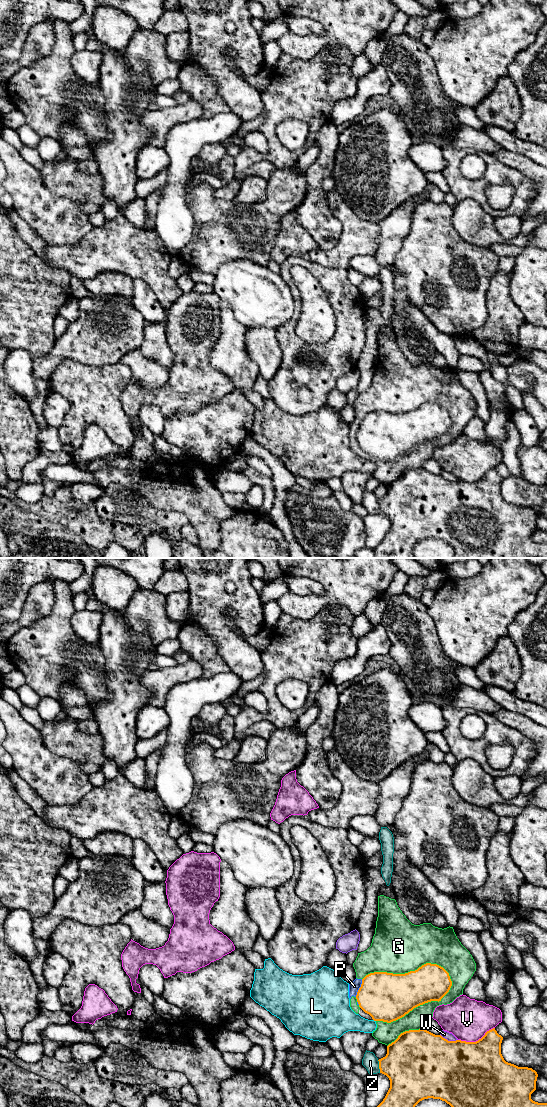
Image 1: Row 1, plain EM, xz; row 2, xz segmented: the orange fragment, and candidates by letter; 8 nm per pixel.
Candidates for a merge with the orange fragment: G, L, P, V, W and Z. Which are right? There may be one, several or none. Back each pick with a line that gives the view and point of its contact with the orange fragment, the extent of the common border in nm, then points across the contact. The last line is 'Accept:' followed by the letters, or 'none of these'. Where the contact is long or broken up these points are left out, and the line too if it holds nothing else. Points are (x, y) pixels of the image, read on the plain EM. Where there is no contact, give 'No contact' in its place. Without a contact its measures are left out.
Accept: none of these

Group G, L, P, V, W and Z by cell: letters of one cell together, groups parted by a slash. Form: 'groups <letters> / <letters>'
groups G P / L / V / W / Z

